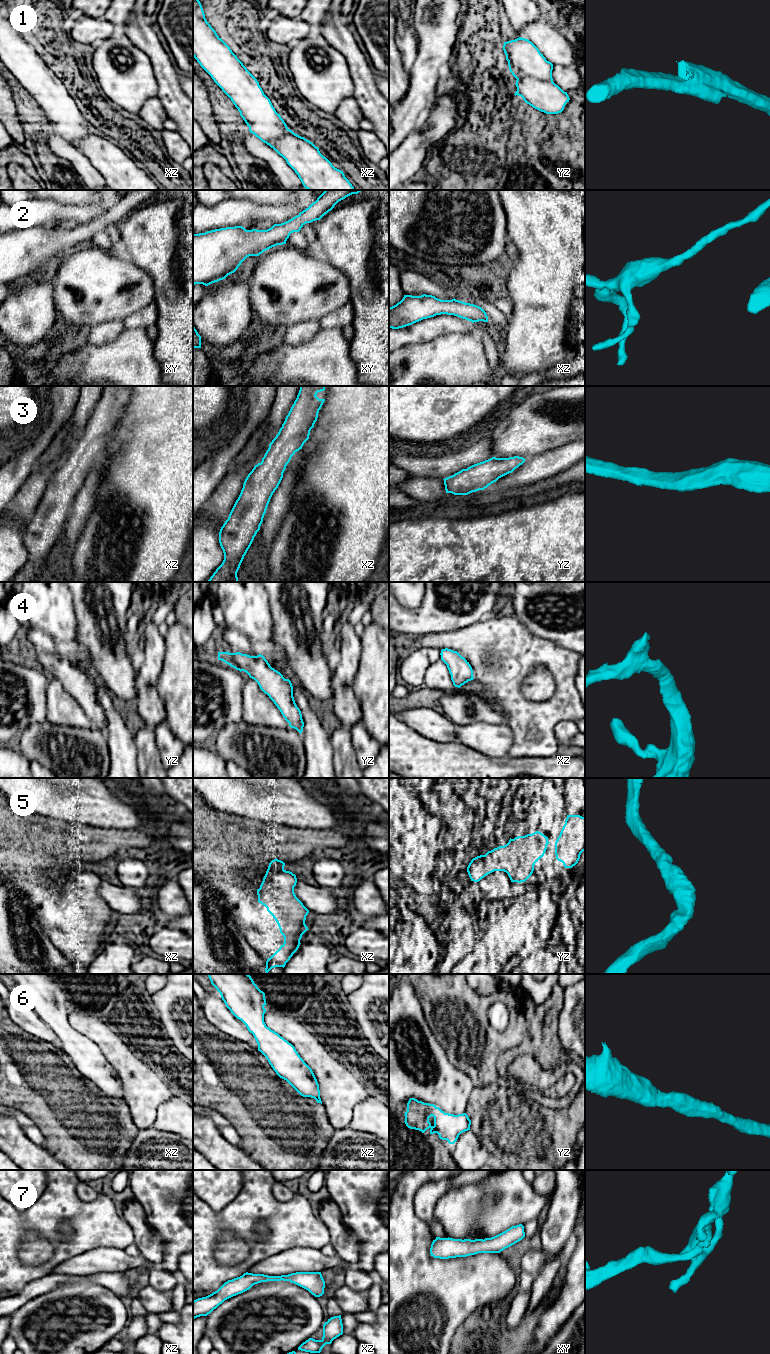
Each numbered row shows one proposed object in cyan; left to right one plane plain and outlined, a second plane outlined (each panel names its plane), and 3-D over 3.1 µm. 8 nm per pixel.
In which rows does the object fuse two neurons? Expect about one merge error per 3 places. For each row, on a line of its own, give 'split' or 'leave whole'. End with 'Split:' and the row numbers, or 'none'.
1: split
2: leave whole
3: leave whole
4: leave whole
5: leave whole
6: leave whole
7: leave whole
Split: 1

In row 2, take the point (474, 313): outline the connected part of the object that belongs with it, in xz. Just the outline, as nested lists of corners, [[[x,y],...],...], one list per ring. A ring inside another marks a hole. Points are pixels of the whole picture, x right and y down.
[[[404,295],[403,299],[389,308],[389,328],[399,329],[423,319],[447,314],[474,322],[488,322],[481,307],[456,300],[441,300],[432,295]]]

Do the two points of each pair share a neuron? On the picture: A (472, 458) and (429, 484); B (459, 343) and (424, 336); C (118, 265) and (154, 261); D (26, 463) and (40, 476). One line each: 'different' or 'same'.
A: different
B: different
C: different
D: different

